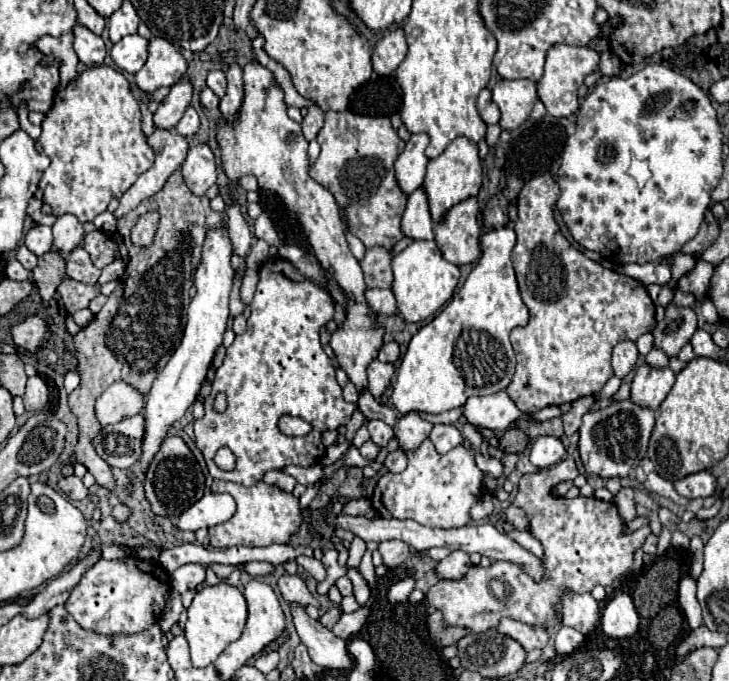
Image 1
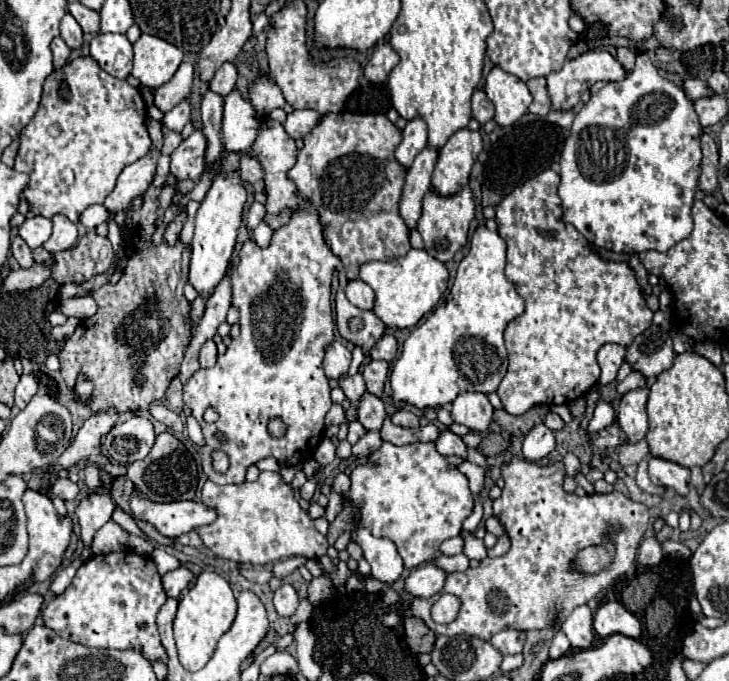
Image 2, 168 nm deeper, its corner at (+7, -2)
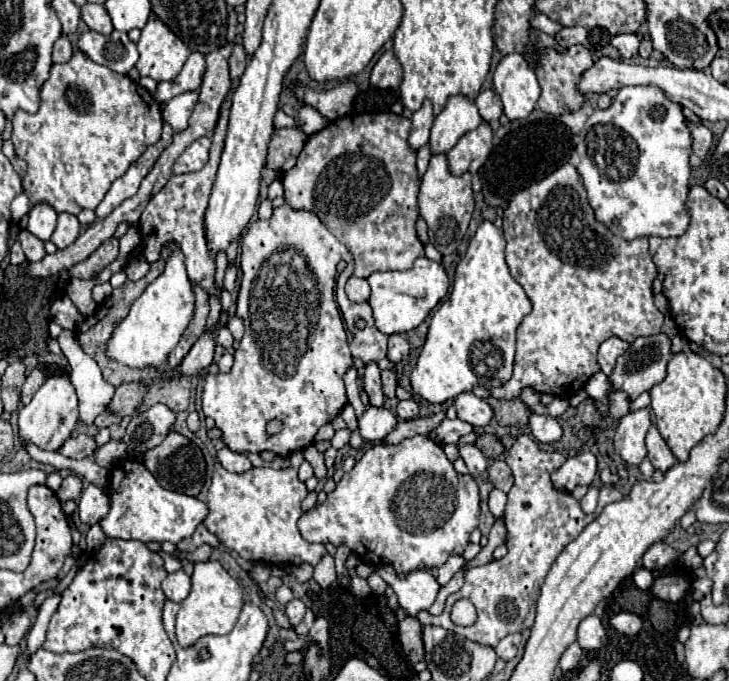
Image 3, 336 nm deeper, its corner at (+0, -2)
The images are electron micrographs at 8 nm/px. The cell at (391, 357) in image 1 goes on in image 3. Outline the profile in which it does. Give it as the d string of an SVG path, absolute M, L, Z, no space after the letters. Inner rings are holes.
M393 334L389 336L389 348L387 348L387 358L391 362L401 362L409 354L409 342L403 334Z

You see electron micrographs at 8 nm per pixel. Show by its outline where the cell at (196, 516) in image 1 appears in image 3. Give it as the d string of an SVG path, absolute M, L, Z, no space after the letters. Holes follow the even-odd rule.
M121 460L111 468L109 482L109 512L99 520L101 530L107 538L141 540L141 542L179 542L195 532L195 528L205 520L207 506L181 492L165 490L157 484L155 476L137 460Z

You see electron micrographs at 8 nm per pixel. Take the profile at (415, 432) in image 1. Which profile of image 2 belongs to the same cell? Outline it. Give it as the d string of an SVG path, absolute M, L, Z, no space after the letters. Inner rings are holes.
M400 410L400 412L396 412L394 416L392 416L392 422L396 424L396 426L402 426L402 428L420 428L422 424L420 424L420 418L416 416L416 414L412 414L412 412L406 412L406 410Z

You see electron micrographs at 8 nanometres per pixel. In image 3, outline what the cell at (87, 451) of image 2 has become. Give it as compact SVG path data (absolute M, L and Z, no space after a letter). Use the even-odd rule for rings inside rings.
M79 434L75 438L69 438L61 448L59 452L67 458L75 458L75 460L81 460L81 458L87 458L87 456L93 456L95 454L95 440L89 438L87 434Z

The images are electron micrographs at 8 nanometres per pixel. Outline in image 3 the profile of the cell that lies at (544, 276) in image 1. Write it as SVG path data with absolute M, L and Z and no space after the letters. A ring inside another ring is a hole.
M563 164L545 180L519 190L505 210L503 232L507 240L507 266L511 276L527 292L533 310L517 328L513 376L503 386L489 388L491 396L513 400L525 386L531 386L541 394L571 398L595 372L599 372L597 348L603 340L617 336L633 342L639 336L655 336L661 332L663 314L655 308L651 290L657 268L649 256L647 238L637 238L631 242L621 240L609 232L605 224L597 222L585 186L581 184L581 176L573 164Z

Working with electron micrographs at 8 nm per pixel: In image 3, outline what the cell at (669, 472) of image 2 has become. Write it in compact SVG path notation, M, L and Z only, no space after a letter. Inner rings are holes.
M655 424L649 426L649 432L645 436L645 446L647 446L647 456L649 456L651 464L655 468L659 468L661 472L669 470L677 462L675 456L671 454L671 450L669 450L669 446L665 444L663 436L659 434L659 430L657 430Z

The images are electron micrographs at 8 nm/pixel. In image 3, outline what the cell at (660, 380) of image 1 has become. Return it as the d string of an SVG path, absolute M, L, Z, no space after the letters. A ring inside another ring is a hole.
M647 408L631 412L623 416L615 430L615 452L627 462L627 464L641 464L647 456L645 448L645 434L651 426L651 414Z

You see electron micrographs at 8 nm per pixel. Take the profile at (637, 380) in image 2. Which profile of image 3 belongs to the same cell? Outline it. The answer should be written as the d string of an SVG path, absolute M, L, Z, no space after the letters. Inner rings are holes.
M615 392L611 396L611 408L609 408L609 414L613 420L621 420L621 416L625 416L629 412L629 404L631 400L627 398L627 394L623 392Z

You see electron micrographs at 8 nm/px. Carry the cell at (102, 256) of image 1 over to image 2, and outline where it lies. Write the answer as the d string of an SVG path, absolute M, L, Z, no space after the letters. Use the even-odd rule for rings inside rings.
M90 231L70 250L50 254L42 246L34 250L38 264L50 264L50 278L54 282L70 284L84 282L96 274L102 274L114 266L114 252L108 238L100 238Z

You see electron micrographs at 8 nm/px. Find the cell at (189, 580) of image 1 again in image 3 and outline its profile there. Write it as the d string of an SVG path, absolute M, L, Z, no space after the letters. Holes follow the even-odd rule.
M183 570L167 574L167 578L161 584L161 590L163 590L163 594L165 594L167 600L181 602L181 600L187 598L187 594L191 590L191 578Z

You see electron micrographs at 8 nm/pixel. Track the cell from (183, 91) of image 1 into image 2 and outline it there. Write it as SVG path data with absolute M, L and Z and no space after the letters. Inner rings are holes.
M182 62L178 72L172 76L170 82L160 86L154 94L154 104L160 112L170 112L170 108L178 106L182 100L188 98L194 82L194 68L190 62Z

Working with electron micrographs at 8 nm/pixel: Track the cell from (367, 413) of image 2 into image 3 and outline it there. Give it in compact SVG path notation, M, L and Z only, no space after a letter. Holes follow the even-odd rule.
M377 362L365 364L363 386L365 386L365 392L369 394L371 406L383 406L385 396L383 396L383 390L381 390L381 370L379 370Z

